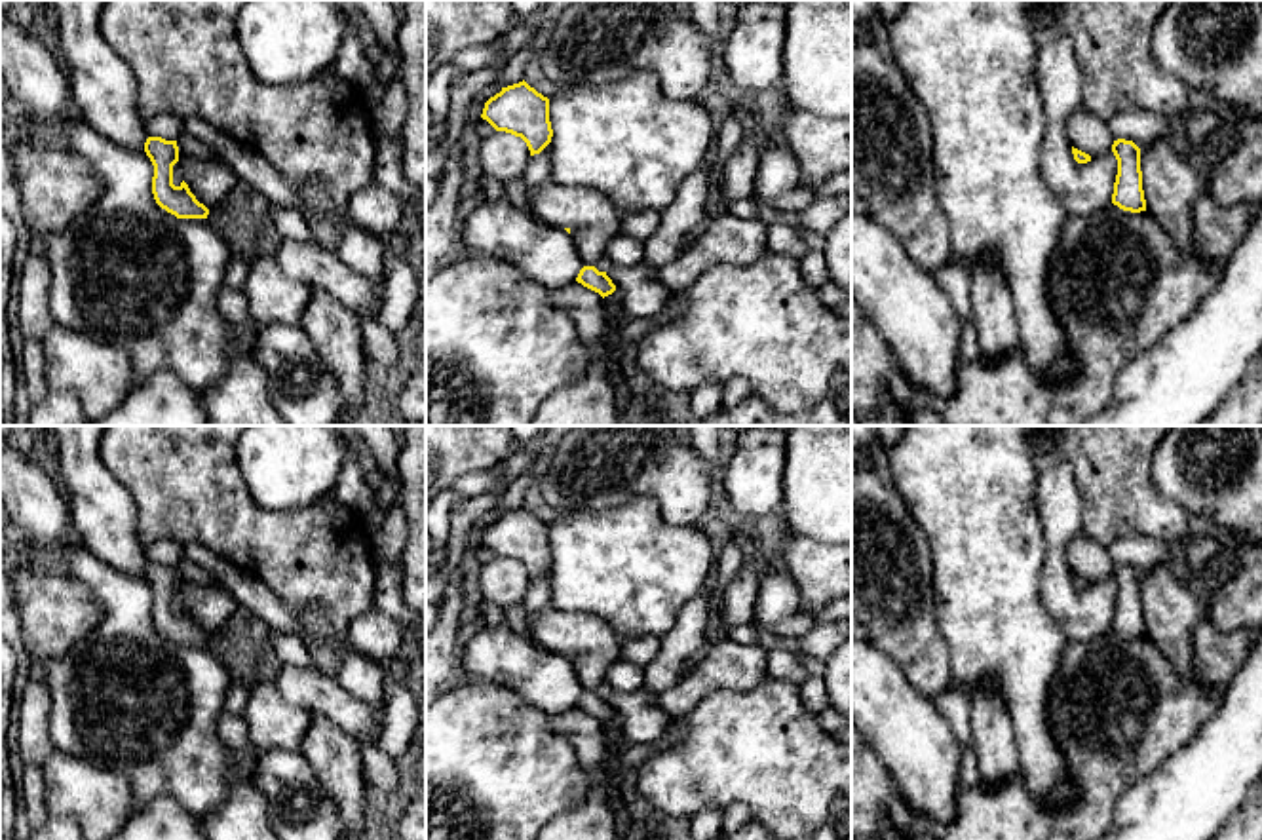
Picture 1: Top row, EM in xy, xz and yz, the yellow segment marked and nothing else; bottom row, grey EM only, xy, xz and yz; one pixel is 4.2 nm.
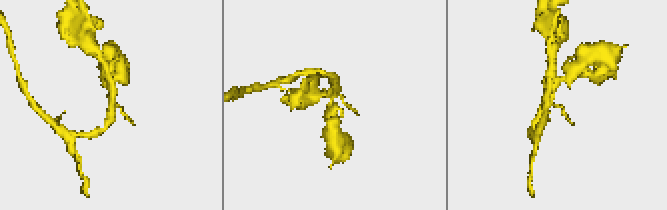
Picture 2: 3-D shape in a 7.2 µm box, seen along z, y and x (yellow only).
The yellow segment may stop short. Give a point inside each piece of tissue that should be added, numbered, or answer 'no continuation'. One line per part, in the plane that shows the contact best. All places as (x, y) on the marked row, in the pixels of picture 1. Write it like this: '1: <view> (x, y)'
no continuation

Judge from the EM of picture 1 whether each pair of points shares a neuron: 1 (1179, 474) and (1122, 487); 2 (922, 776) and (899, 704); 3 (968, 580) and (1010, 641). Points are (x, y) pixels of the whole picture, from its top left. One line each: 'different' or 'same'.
1: different
2: same
3: same

